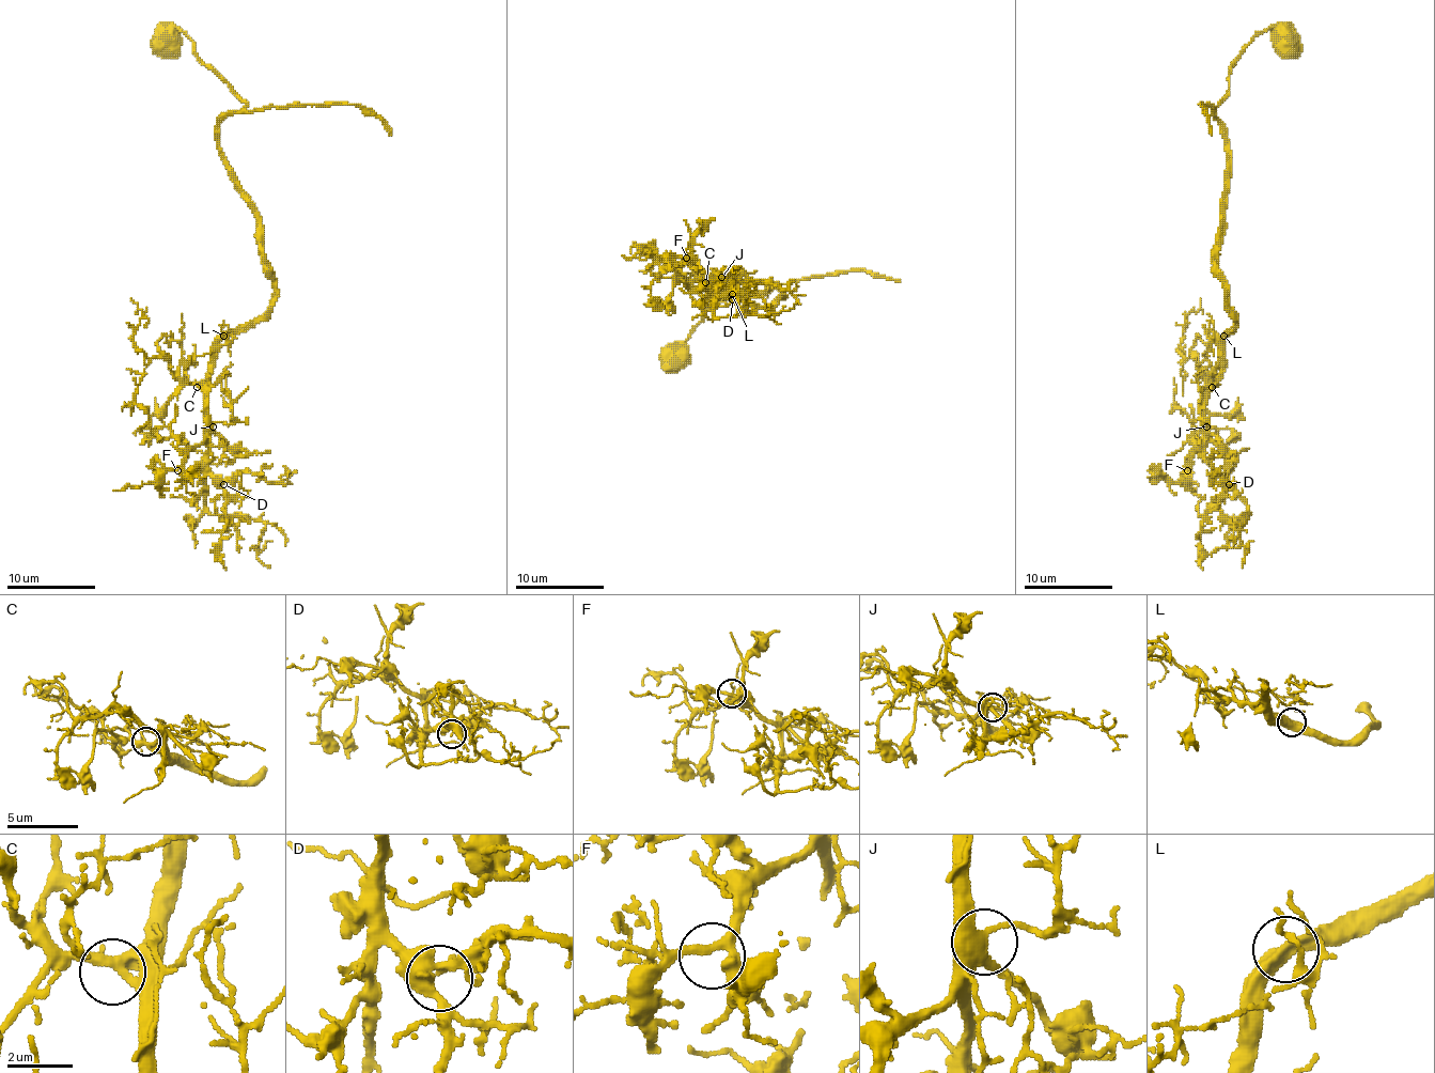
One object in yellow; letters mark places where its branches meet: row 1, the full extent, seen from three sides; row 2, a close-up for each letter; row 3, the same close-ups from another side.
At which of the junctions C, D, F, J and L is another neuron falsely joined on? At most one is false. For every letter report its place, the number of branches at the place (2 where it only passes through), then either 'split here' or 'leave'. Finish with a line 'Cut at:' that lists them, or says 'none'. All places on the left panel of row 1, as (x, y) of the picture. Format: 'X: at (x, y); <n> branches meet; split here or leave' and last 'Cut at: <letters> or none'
C: at (197, 387); 2 branches meet; leave
D: at (223, 484); 2 branches meet; leave
F: at (177, 470); 3 branches meet; leave
J: at (213, 426); 4 branches meet; leave
L: at (223, 336); 2 branches meet; leave
Cut at: none

